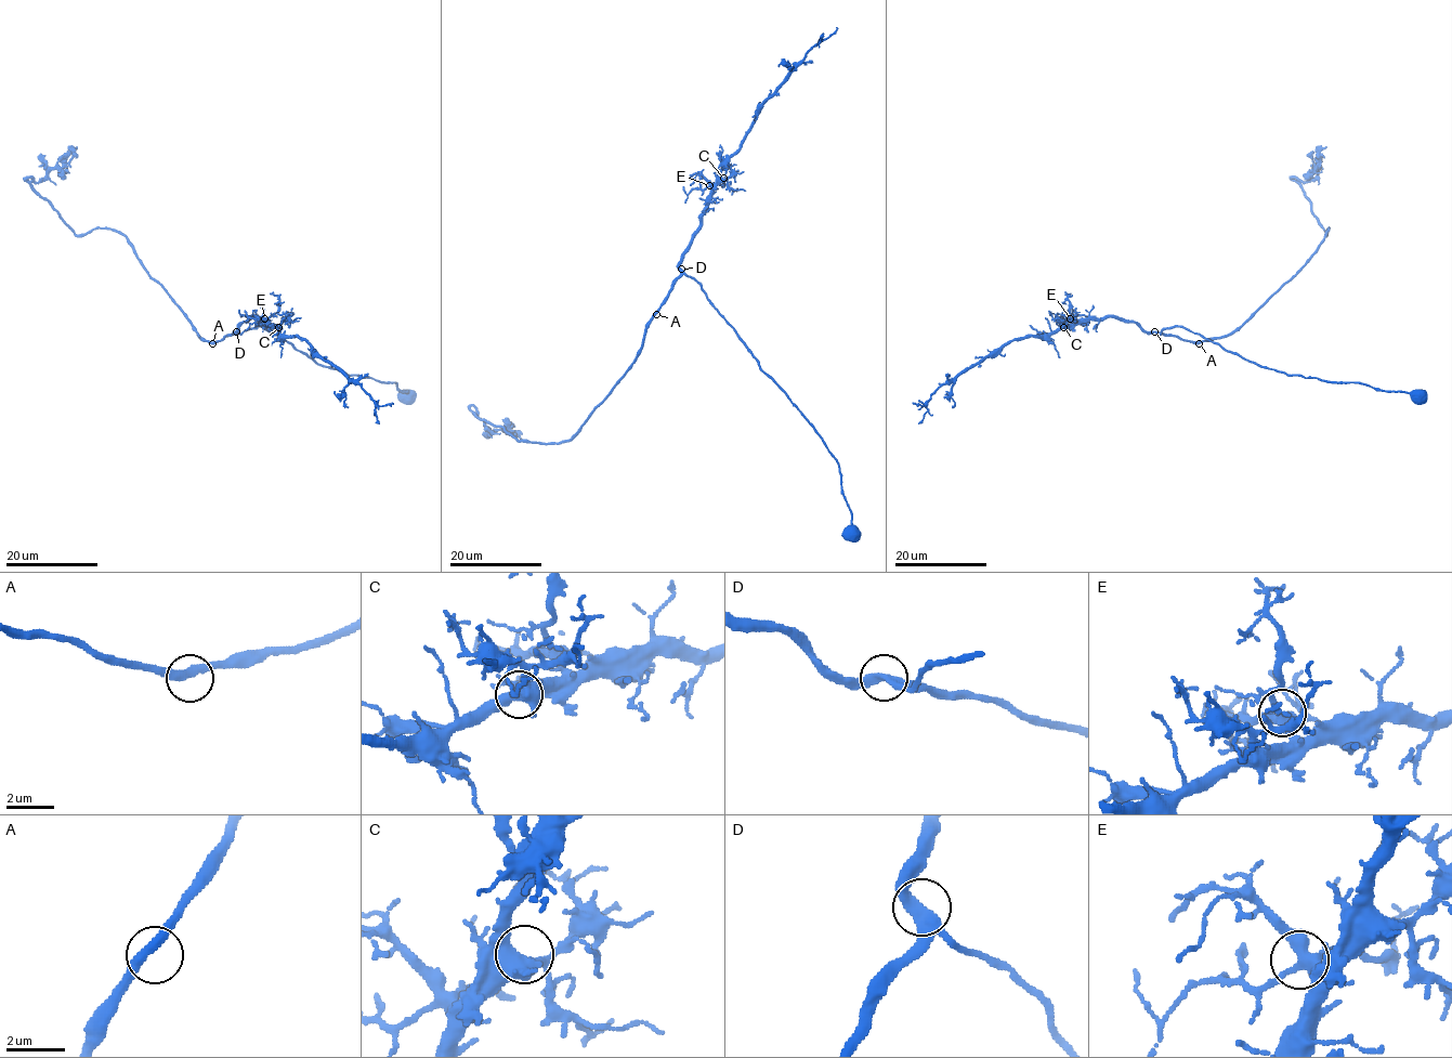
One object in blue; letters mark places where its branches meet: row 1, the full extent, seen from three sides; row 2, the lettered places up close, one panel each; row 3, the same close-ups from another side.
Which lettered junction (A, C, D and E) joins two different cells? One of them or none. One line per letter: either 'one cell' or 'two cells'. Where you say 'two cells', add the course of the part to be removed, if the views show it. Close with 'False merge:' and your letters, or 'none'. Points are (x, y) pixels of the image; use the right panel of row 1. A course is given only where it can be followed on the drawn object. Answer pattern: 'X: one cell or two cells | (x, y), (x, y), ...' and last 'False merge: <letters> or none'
A: one cell
C: one cell
D: one cell
E: one cell
False merge: none

